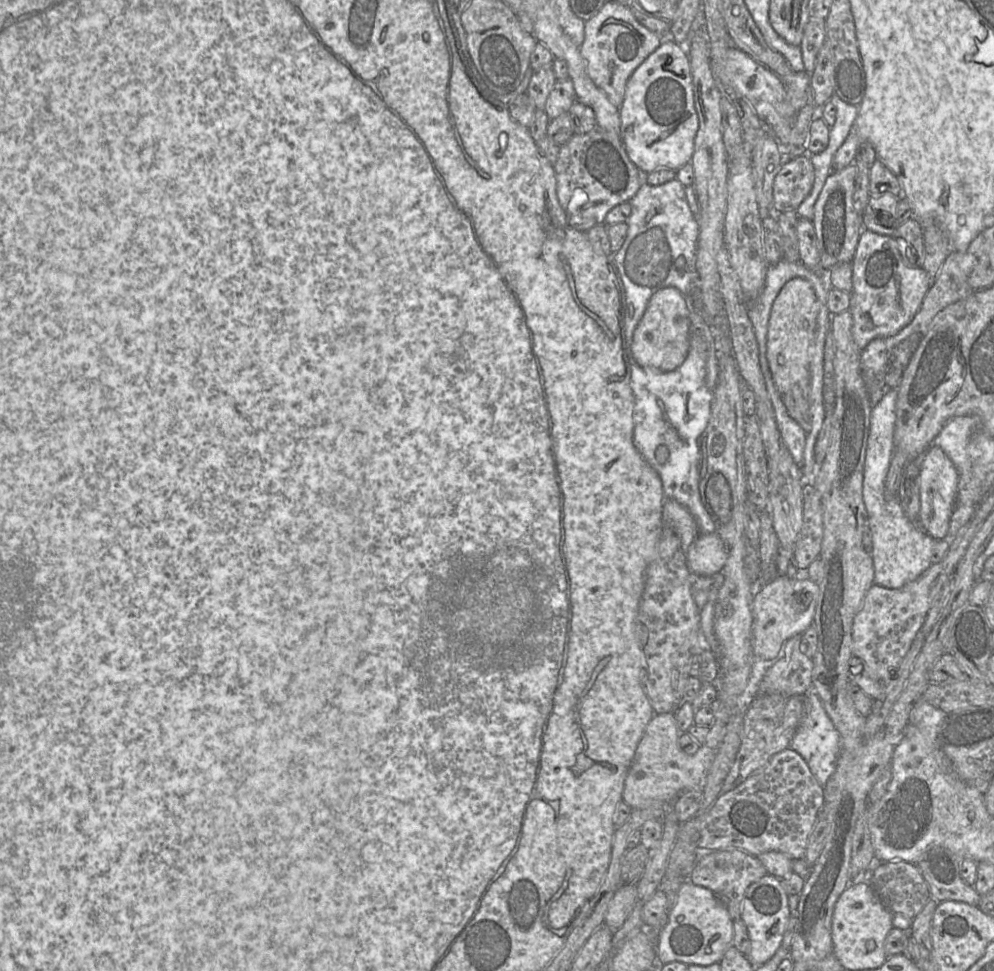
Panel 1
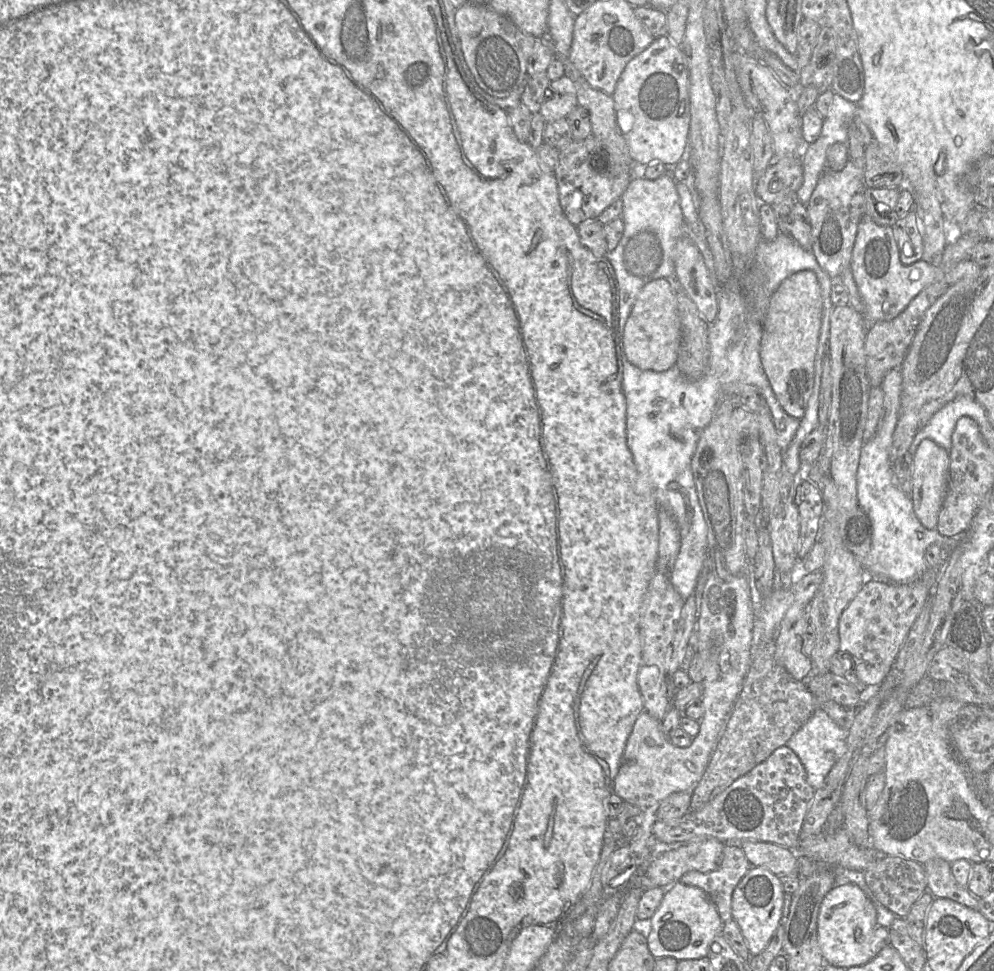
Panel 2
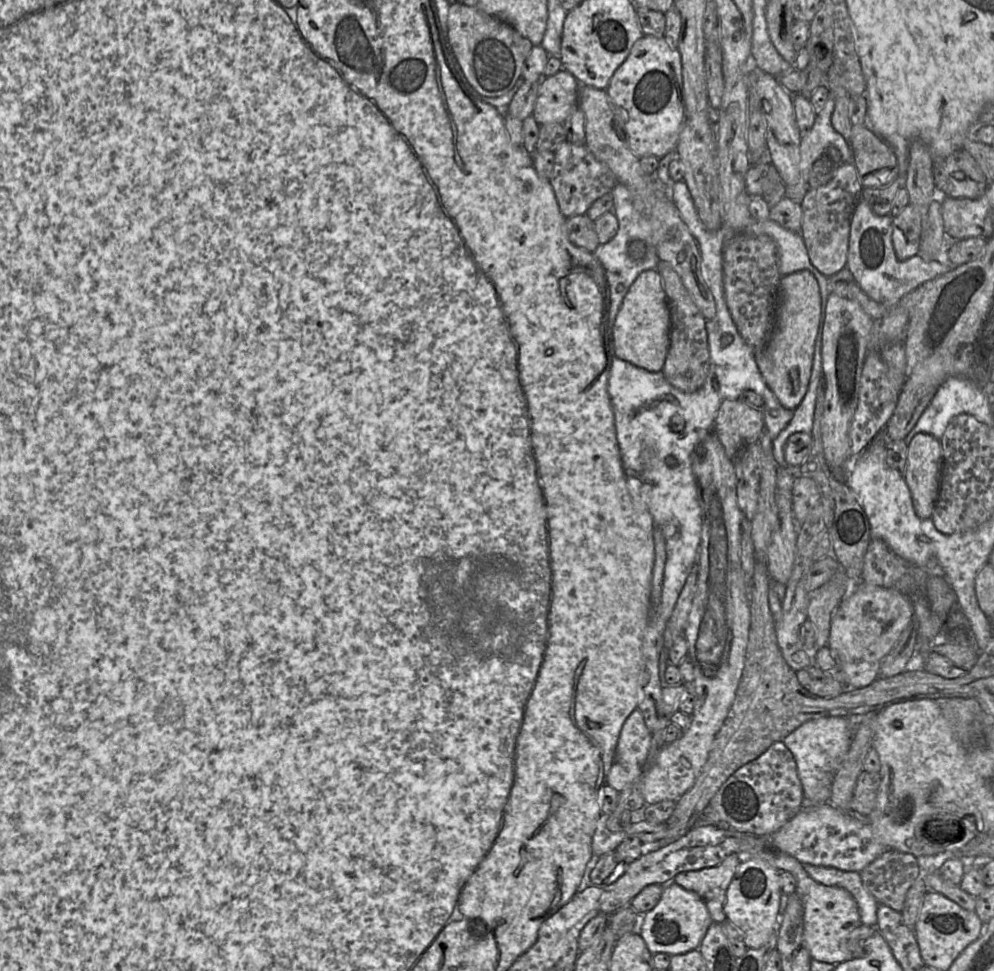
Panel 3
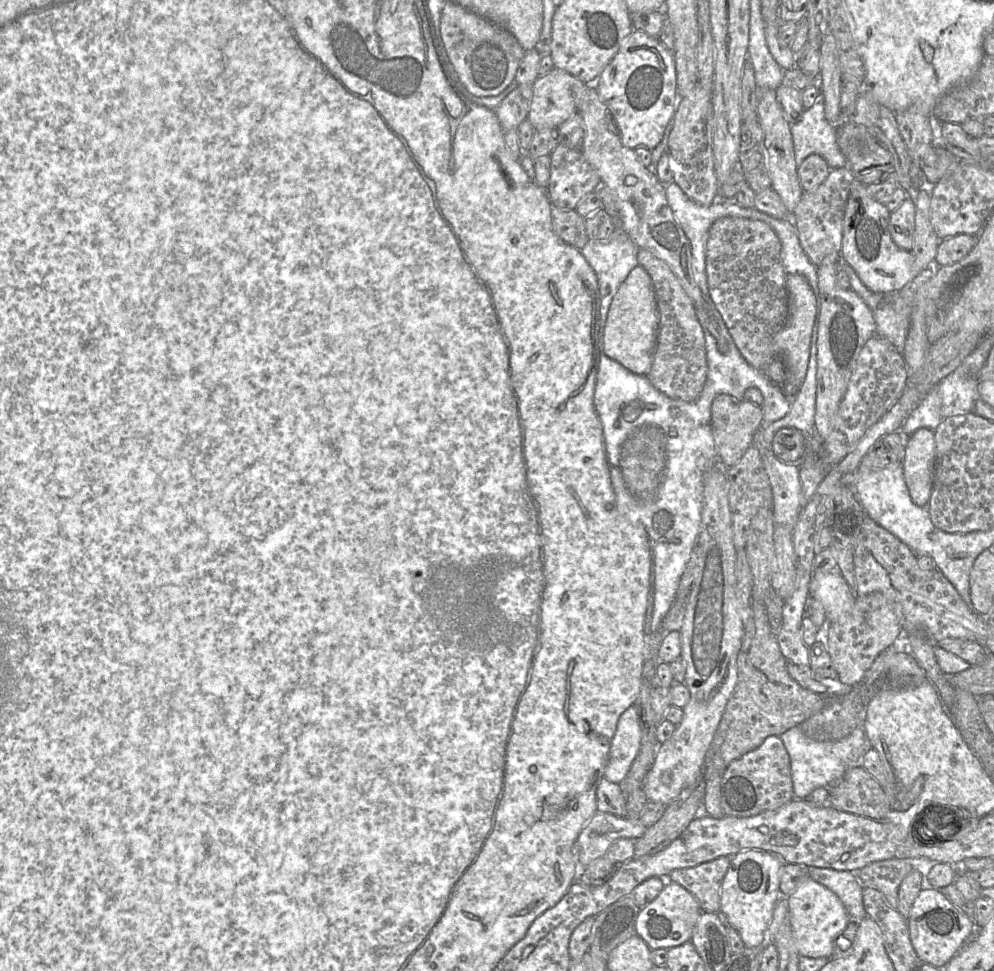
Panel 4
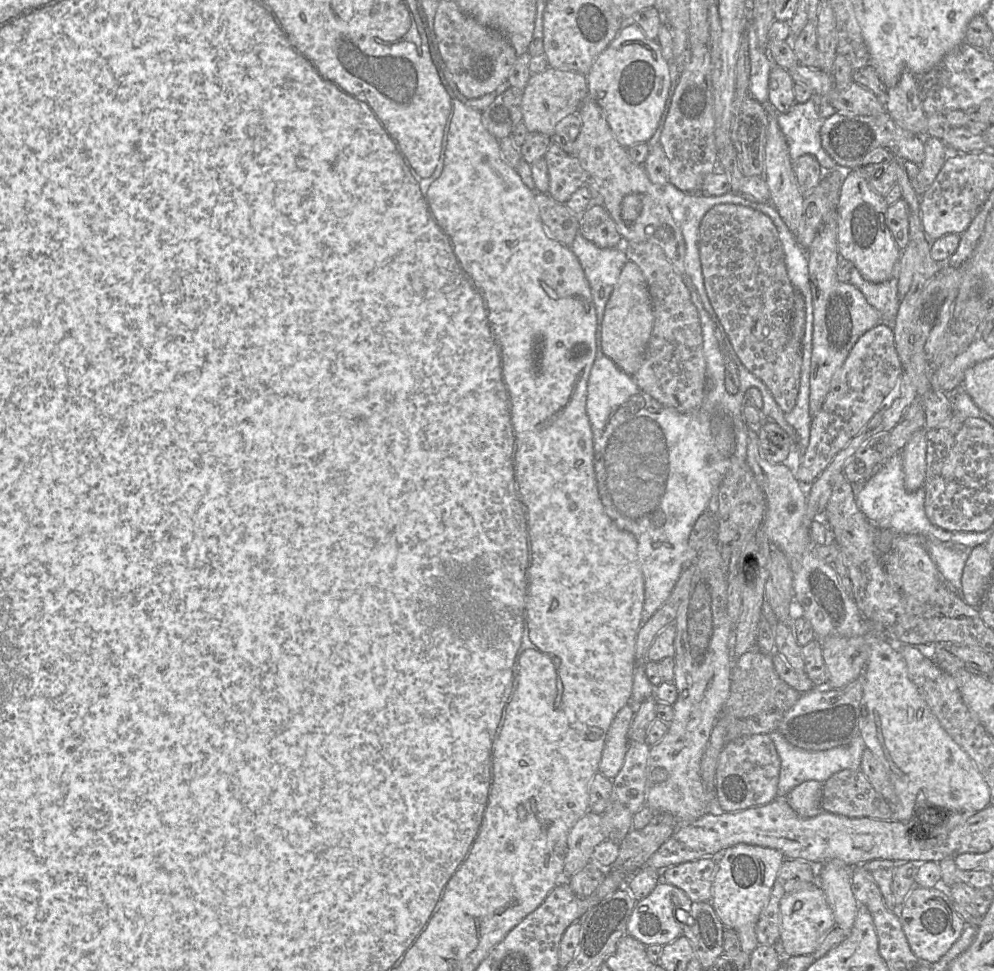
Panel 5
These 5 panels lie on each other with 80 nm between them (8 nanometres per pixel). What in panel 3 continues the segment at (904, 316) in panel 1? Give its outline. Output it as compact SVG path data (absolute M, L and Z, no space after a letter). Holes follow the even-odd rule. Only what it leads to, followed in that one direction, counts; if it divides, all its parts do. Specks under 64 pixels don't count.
M864 200L857 204L851 219L847 268L860 288L874 301L896 307L907 293L955 266L942 256L934 260L926 260L919 255L898 259L892 242L892 216L875 214Z

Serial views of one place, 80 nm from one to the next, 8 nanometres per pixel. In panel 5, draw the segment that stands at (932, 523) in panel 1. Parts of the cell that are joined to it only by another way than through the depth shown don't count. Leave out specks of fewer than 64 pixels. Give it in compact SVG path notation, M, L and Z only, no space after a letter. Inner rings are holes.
M923 429L915 433L902 454L906 488L915 492L924 487L926 477L927 431Z

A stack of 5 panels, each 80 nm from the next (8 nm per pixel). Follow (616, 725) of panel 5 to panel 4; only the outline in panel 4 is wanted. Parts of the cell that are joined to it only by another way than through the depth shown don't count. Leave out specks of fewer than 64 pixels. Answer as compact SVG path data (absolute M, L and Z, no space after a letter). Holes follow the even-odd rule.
M633 704L619 717L604 769L604 778L618 785L625 779L640 751L642 735L640 709L637 704Z

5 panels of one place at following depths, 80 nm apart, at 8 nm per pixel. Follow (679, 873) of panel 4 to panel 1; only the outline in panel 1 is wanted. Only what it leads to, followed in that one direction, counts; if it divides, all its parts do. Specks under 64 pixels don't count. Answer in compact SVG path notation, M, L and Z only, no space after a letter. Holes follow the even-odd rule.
M729 848L722 851L701 853L688 881L711 890L726 907L734 921L741 917L741 903L748 887L766 874L768 874L766 868L756 856L741 849Z

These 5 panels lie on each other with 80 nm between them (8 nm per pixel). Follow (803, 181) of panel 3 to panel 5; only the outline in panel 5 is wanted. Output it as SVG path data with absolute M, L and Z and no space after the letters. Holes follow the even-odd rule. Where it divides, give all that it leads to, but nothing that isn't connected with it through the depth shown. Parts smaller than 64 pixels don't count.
M813 98L805 103L796 102L788 112L775 112L775 115L787 140L792 161L809 154L815 157L824 171L838 168L822 147L820 131L824 118L819 115Z

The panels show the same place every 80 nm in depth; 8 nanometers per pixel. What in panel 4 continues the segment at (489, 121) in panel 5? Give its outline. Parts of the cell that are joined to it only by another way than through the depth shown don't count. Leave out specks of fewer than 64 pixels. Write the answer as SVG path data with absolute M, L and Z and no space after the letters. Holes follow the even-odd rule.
M519 85L494 109L503 131L517 129L519 124L527 119L532 94L532 85Z

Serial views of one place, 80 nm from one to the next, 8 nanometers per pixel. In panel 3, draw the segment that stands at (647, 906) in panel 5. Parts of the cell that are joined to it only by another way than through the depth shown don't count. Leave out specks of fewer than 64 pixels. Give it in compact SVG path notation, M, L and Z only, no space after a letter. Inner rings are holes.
M671 883L663 889L657 905L640 916L638 933L652 954L677 955L698 949L712 923L709 911L698 894L687 891L676 883Z

